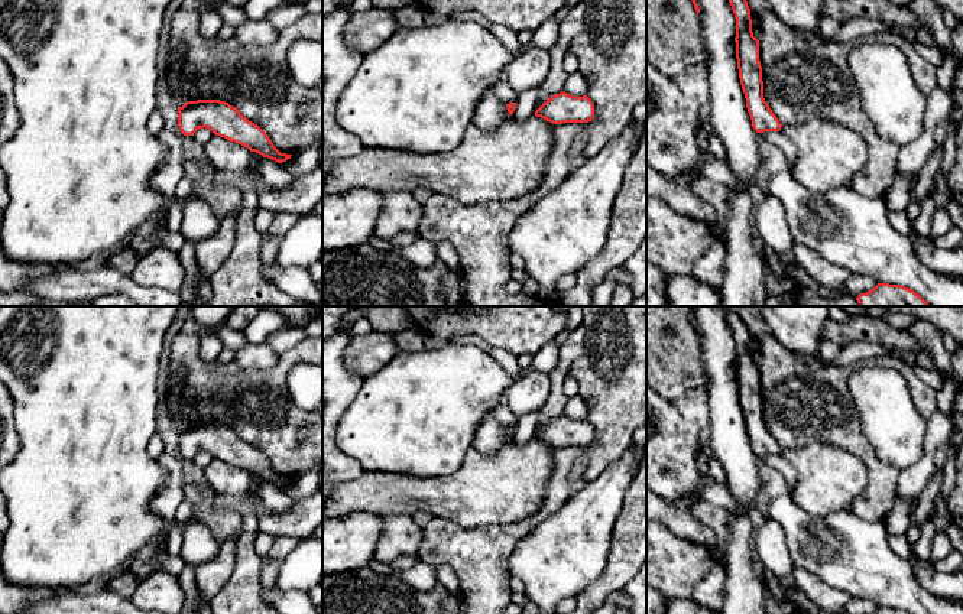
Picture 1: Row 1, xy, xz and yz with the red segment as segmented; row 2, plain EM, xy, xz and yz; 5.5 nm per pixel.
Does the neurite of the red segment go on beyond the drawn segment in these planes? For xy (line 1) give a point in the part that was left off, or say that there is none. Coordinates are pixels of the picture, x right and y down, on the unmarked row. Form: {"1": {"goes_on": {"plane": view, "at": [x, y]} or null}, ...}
{"1": {"goes_on": null}}

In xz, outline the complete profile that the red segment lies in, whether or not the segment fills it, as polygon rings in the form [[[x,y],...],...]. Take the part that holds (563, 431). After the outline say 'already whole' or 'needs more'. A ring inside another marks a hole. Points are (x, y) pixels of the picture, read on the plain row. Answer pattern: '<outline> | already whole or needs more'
[[[564,415],[544,425],[535,439],[552,448],[588,446],[594,442],[594,428],[587,419],[574,420]]] | already whole

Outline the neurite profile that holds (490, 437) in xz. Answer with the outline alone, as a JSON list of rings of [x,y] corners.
[[[489,418],[477,429],[473,446],[484,457],[493,457],[510,438],[506,426]]]

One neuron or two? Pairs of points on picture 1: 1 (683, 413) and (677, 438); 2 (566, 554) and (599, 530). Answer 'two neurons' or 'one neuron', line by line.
1: one neuron
2: one neuron

